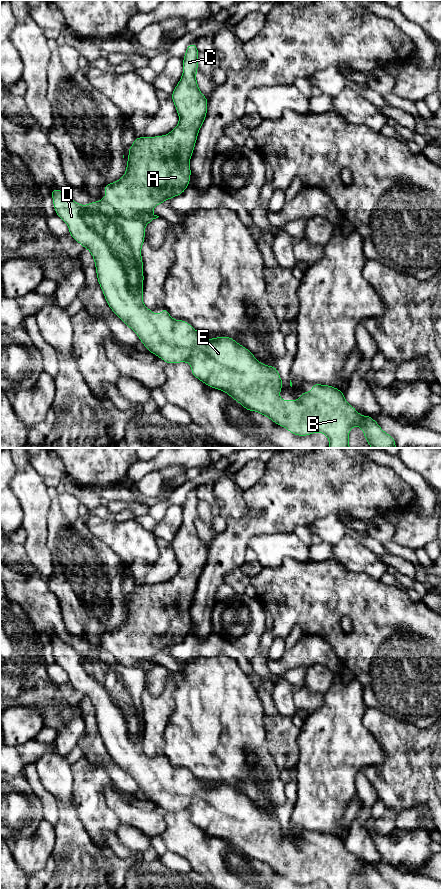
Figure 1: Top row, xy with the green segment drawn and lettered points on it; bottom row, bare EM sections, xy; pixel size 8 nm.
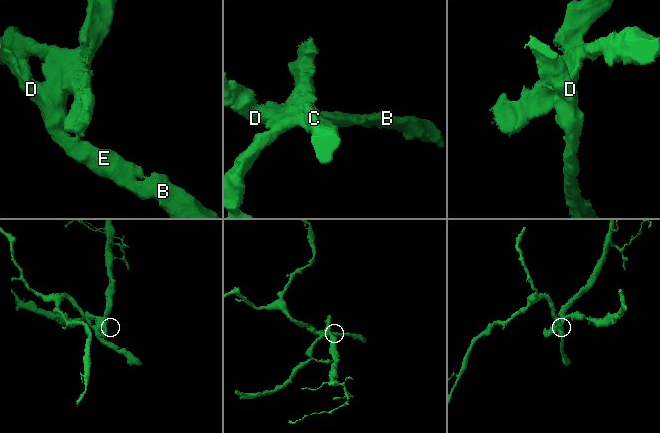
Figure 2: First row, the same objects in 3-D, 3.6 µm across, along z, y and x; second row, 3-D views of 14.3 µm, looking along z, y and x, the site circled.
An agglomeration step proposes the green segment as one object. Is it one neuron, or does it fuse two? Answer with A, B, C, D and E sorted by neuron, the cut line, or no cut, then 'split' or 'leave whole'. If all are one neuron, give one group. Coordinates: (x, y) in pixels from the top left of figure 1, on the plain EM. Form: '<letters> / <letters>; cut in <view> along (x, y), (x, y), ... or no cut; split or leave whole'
A C / B D E; cut in xy along (102, 647), (120, 663), (126, 666), (138, 666), (145, 672); split

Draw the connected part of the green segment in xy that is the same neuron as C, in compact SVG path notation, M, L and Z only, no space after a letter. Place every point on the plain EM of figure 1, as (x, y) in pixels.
M188 492L183 505L181 527L171 542L179 563L176 576L167 583L135 585L132 594L128 597L126 621L121 627L103 634L107 640L102 648L126 667L136 666L145 673L149 672L159 665L152 660L152 657L168 647L181 643L190 631L190 607L199 578L207 564L208 555L208 547L201 541L196 528L198 502L196 492Z

